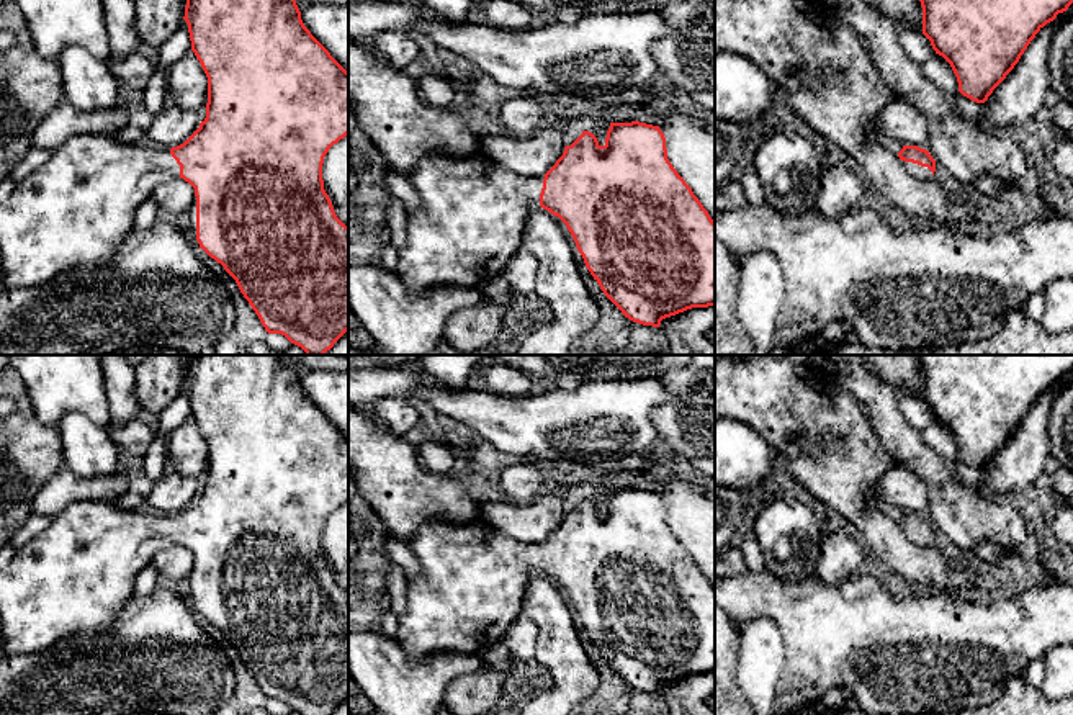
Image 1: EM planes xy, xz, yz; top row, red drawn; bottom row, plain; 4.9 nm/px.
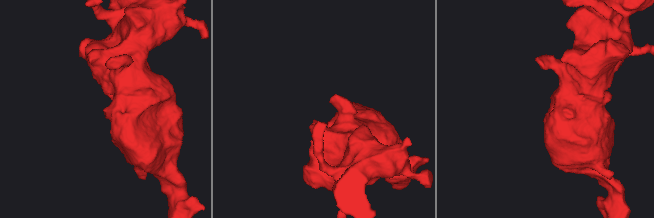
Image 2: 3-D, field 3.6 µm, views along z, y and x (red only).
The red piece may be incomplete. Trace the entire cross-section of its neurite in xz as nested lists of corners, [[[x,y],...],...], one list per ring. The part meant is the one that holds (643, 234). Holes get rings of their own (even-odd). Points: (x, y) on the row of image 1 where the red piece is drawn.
[[[631,121],[631,123],[610,123],[607,131],[605,144],[600,146],[597,137],[582,131],[582,134],[571,144],[564,147],[563,155],[556,164],[540,177],[522,177],[501,165],[494,164],[481,151],[471,157],[443,157],[443,155],[429,155],[422,159],[406,177],[420,196],[420,205],[414,214],[407,216],[406,234],[407,242],[397,252],[399,263],[396,275],[404,283],[411,295],[417,295],[427,290],[438,288],[465,288],[478,286],[497,275],[501,275],[509,263],[509,260],[522,249],[522,232],[527,224],[527,219],[535,206],[541,206],[550,211],[553,216],[558,216],[571,232],[579,254],[584,259],[584,263],[594,280],[599,283],[604,295],[622,311],[625,317],[643,326],[659,327],[661,321],[679,313],[684,313],[692,308],[708,308],[715,306],[715,221],[710,218],[708,211],[694,195],[692,188],[685,180],[677,173],[672,164],[667,159],[666,137],[659,126]]]

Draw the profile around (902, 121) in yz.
[[[896,98],[872,119],[872,129],[903,146],[929,149],[931,128],[926,116],[913,105]]]

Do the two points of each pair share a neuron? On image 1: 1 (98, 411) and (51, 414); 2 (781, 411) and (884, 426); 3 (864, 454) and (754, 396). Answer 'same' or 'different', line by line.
1: same
2: different
3: same

